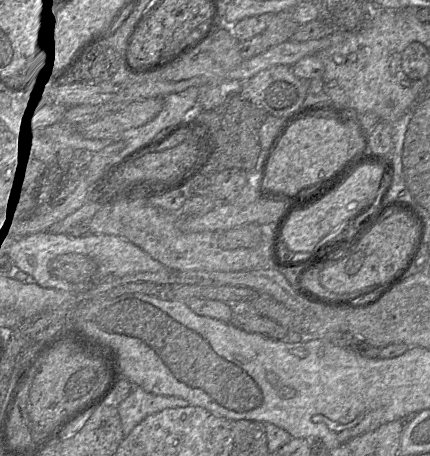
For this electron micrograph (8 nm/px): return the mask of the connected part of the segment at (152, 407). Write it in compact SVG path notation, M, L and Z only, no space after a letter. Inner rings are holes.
M137 387L133 393L117 406L123 437L128 436L136 425L152 414L164 409L187 406L190 406L190 403L184 399L173 396L154 395Z

